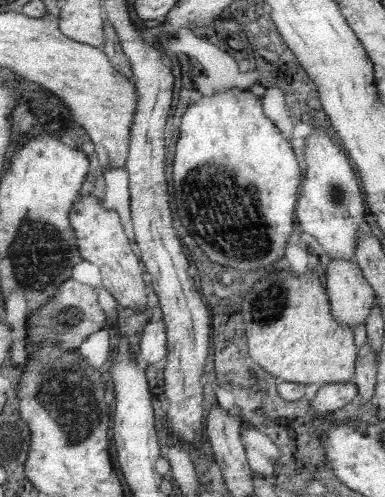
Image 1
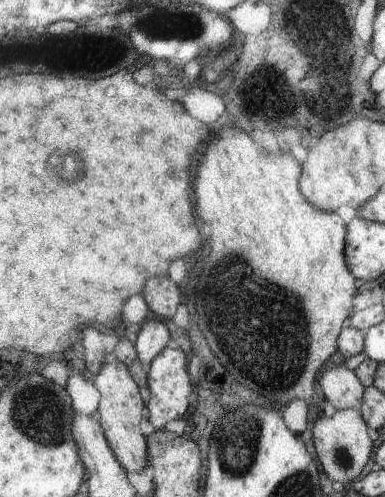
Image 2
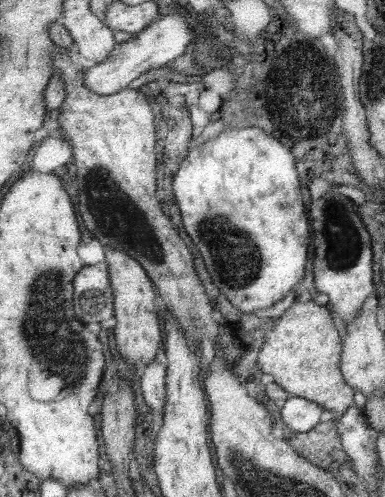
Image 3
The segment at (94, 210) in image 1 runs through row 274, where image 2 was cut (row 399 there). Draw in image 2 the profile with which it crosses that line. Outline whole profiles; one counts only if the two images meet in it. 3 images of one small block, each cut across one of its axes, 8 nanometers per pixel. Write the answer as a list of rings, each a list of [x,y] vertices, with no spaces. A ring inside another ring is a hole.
[[[109,362],[101,370],[99,376],[93,378],[97,384],[99,392],[103,394],[99,414],[101,414],[101,424],[105,428],[105,436],[109,438],[109,444],[113,446],[113,452],[121,460],[127,472],[137,472],[137,474],[147,474],[151,460],[149,460],[149,438],[141,432],[141,418],[147,418],[147,408],[141,398],[141,386],[133,378],[133,372],[125,362]]]

